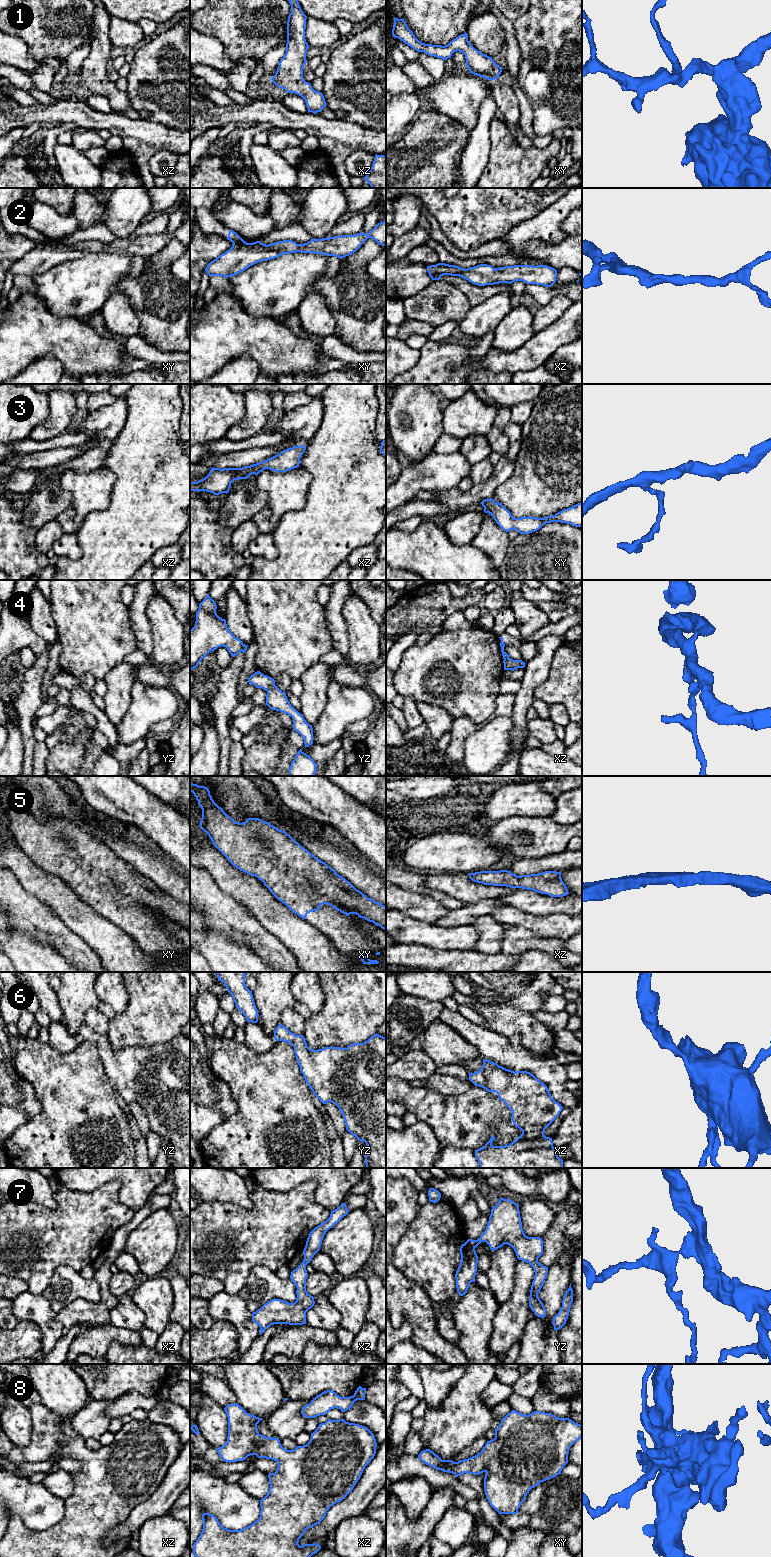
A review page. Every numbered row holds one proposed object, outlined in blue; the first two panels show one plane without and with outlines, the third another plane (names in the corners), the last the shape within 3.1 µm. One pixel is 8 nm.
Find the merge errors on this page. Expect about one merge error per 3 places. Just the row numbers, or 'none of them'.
4

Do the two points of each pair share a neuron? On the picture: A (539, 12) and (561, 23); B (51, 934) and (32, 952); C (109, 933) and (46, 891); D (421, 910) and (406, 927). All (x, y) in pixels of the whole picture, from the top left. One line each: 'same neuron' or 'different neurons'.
A: same neuron
B: different neurons
C: same neuron
D: different neurons

